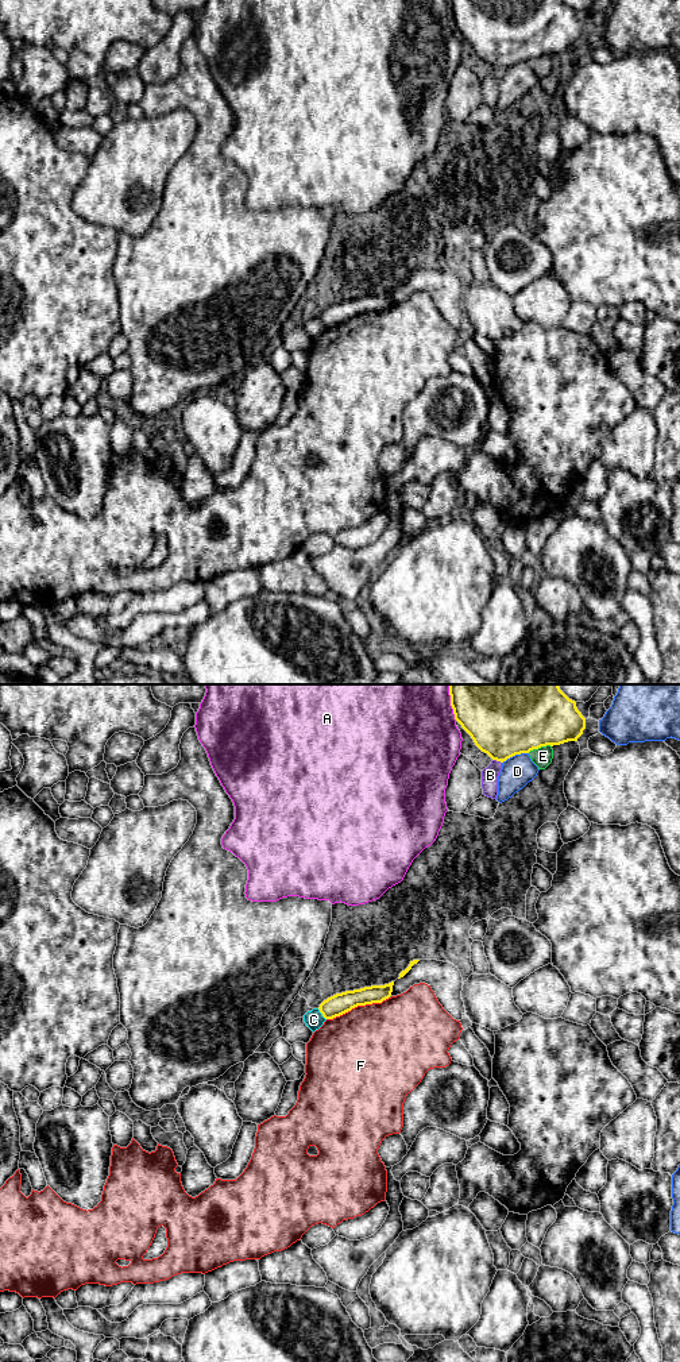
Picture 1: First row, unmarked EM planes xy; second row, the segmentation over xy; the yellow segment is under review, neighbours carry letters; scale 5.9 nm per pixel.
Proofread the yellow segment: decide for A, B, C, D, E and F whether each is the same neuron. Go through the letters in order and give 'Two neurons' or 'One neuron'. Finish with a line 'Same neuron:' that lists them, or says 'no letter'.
A: Two neurons
B: Two neurons
C: Two neurons
D: Two neurons
E: Two neurons
F: Two neurons
Same neuron: no letter

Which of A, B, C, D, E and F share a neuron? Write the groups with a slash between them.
A / B / C / D / E / F

